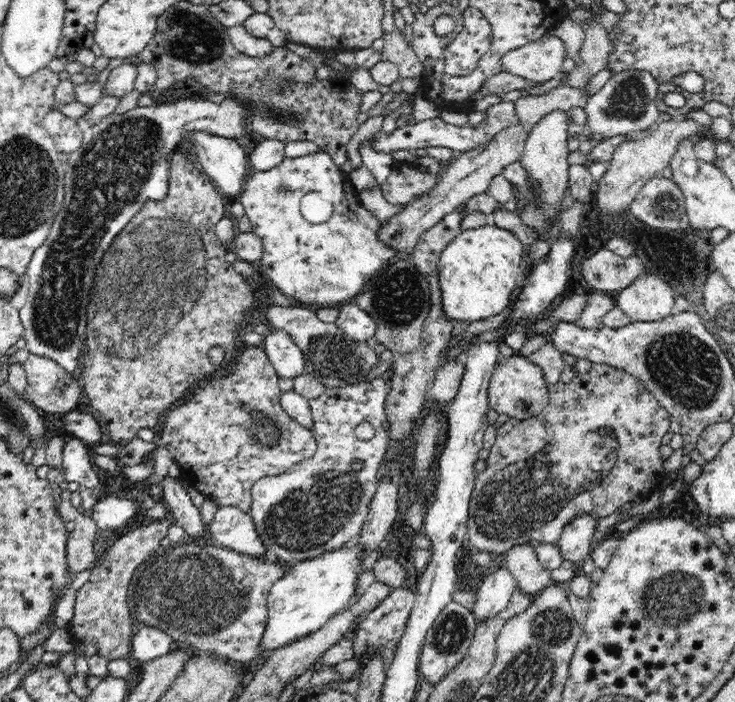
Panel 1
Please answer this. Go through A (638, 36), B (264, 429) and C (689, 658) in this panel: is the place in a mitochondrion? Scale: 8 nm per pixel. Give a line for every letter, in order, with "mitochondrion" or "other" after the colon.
A: other
B: mitochondrion
C: other

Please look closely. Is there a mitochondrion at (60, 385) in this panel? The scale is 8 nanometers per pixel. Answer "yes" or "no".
yes

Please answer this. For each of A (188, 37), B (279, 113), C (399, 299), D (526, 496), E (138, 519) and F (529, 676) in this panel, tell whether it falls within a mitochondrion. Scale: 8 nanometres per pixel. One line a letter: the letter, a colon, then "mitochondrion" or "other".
A: mitochondrion
B: mitochondrion
C: mitochondrion
D: mitochondrion
E: other
F: mitochondrion

